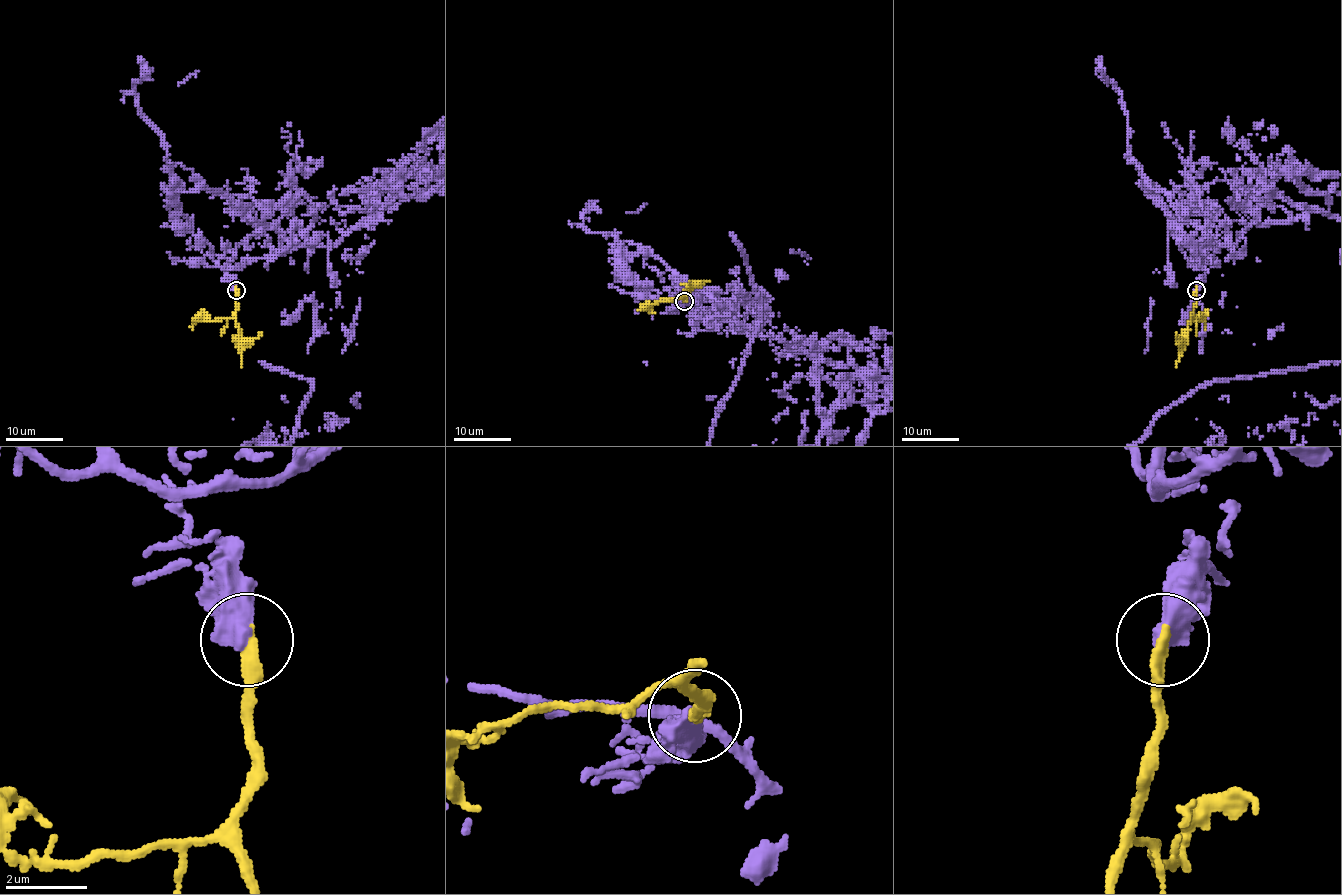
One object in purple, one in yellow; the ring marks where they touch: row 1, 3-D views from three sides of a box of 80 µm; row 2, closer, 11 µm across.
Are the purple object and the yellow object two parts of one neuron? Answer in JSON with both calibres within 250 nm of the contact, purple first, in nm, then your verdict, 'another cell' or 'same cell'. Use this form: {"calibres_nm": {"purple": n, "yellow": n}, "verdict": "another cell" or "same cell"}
{"calibres_nm": {"purple": 650, "yellow": 340}, "verdict": "same cell"}

